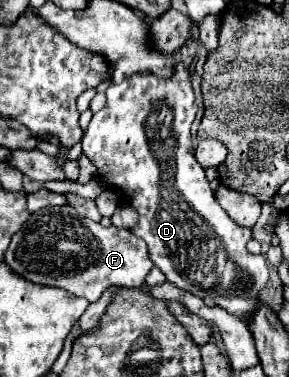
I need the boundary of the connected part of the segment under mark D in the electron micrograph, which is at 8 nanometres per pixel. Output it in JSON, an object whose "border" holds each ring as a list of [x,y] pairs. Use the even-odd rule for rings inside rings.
{"border":[[[180,51],[176,57],[176,73],[172,79],[158,79],[150,73],[136,73],[118,85],[106,89],[106,107],[94,113],[84,139],[84,155],[96,165],[98,177],[106,179],[106,187],[120,191],[124,203],[138,213],[138,225],[132,233],[148,243],[154,265],[166,275],[166,279],[200,299],[214,297],[216,305],[240,319],[252,317],[256,305],[260,305],[260,291],[268,281],[268,265],[262,255],[252,255],[246,243],[252,239],[252,229],[234,223],[226,211],[218,205],[214,191],[208,187],[204,169],[194,159],[192,147],[192,121],[196,117],[194,91],[188,79],[188,69],[182,65]]]}

